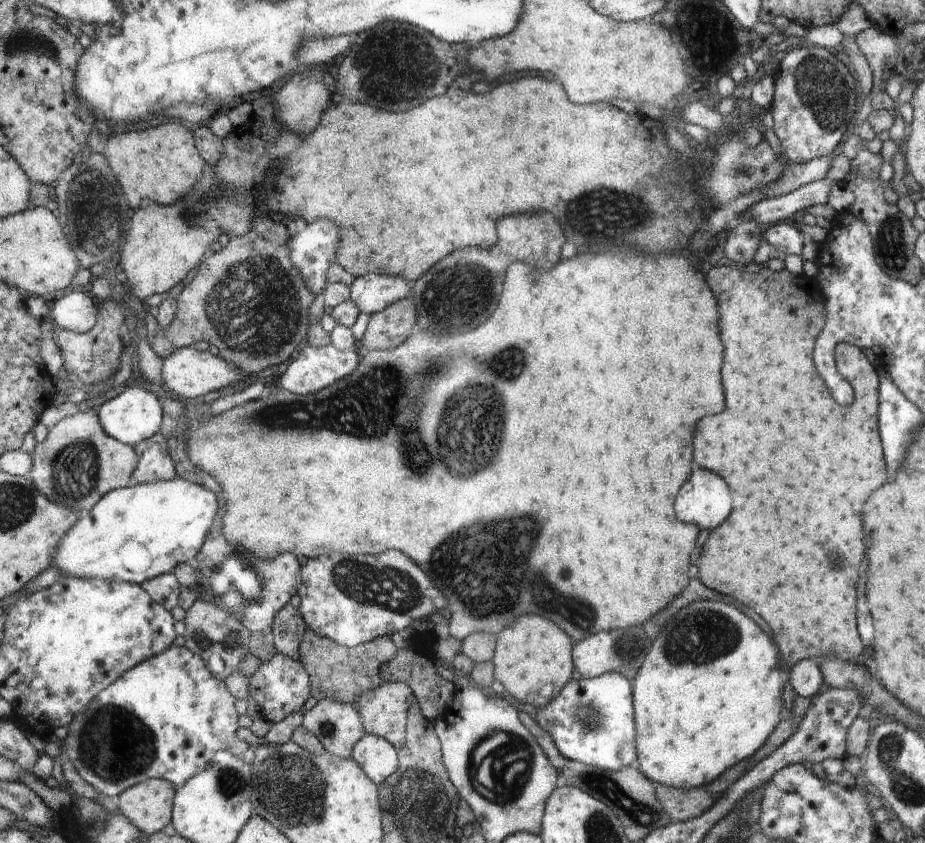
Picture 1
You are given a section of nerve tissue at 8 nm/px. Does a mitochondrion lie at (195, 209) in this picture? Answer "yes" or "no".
yes

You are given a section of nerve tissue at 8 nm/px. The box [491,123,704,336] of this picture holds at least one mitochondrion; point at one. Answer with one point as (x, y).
(598, 215)

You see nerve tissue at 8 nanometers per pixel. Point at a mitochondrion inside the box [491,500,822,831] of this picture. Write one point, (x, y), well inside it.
(702, 635)

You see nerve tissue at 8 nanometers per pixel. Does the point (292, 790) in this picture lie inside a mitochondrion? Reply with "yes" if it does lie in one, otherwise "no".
yes

